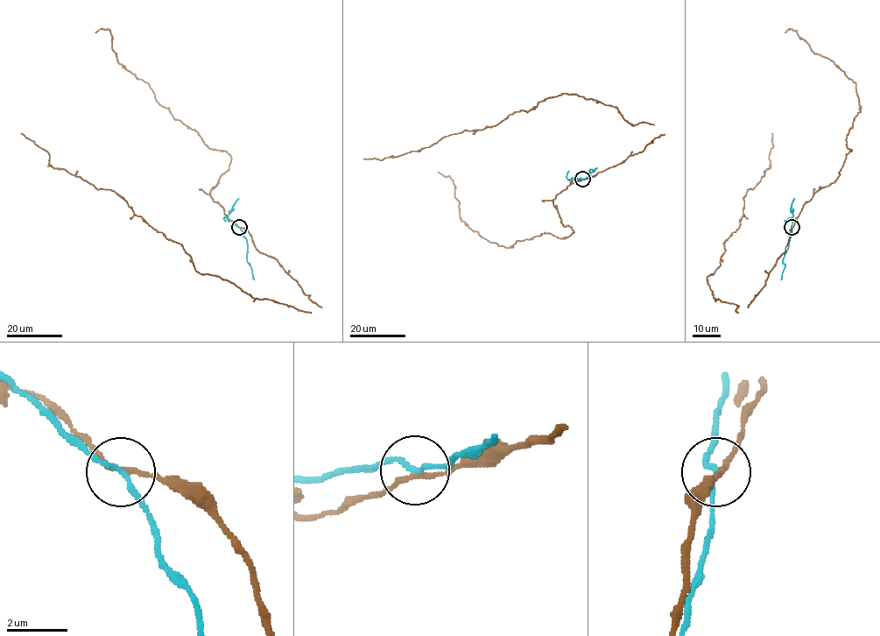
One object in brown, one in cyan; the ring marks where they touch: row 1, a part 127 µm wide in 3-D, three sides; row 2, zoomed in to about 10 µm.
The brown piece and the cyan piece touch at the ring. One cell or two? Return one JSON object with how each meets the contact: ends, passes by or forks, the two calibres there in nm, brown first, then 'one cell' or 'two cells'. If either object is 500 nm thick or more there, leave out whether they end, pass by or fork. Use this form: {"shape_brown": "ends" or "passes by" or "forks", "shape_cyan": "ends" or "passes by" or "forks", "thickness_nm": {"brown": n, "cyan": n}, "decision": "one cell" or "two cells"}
{"shape_brown": "passes by", "shape_cyan": "passes by", "thickness_nm": {"brown": 150, "cyan": 150}, "decision": "two cells"}

